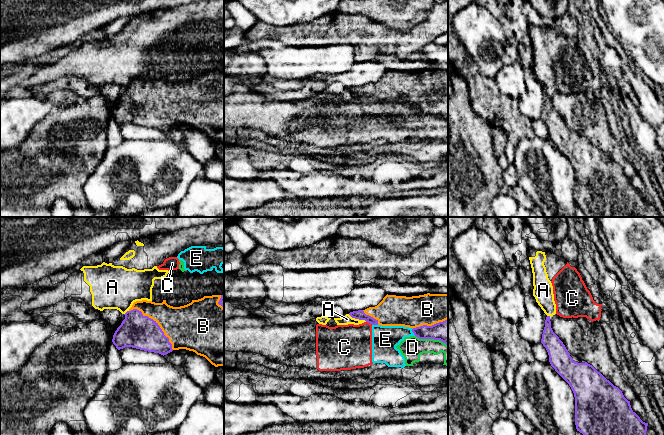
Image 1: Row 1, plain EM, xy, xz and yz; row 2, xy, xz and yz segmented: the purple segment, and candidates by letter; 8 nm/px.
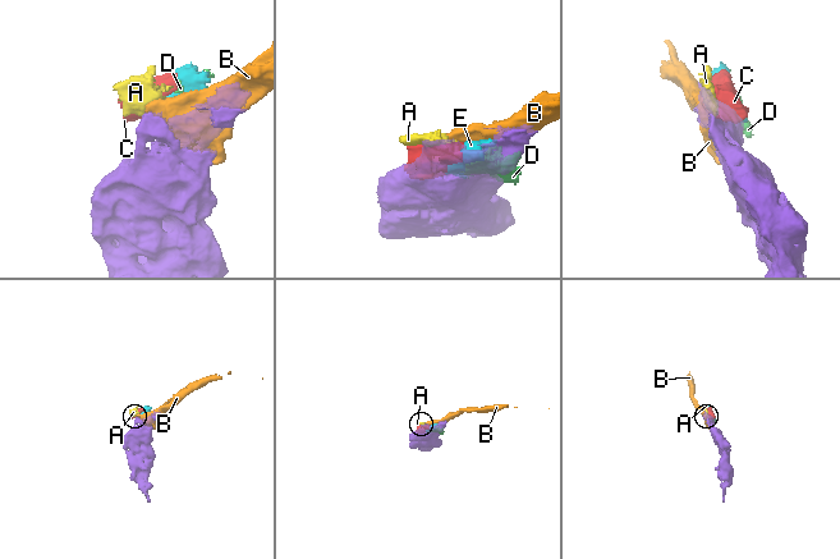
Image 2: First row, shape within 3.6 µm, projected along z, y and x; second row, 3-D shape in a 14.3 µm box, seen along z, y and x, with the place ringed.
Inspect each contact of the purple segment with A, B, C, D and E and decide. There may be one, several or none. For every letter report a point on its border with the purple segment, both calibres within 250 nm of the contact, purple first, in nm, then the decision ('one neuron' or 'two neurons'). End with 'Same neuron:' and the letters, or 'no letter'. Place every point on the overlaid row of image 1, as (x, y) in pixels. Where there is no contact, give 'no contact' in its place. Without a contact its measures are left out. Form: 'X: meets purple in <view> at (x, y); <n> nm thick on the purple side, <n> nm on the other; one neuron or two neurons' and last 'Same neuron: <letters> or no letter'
A: meets purple in xz at (357, 318); 70 nm thick on the purple side, 80 nm on the other; two neurons
B: meets purple in xy at (156, 323); 280 nm thick on the purple side, 340 nm on the other; one neuron
C: meets purple in xz at (369, 322); 70 nm thick on the purple side, 360 nm on the other; two neurons
D: meets purple in xz at (431, 338); 180 nm thick on the purple side, 180 nm on the other; two neurons
E: meets purple in xz at (412, 331); 160 nm thick on the purple side, 200 nm on the other; two neurons
Same neuron: B

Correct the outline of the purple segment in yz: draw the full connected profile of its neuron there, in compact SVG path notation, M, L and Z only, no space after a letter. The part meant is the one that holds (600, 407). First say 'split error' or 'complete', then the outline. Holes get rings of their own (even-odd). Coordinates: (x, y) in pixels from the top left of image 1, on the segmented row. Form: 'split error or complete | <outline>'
split error | M550 316L546 317L541 343L549 355L555 371L569 384L575 397L575 425L583 435L657 435L648 423L643 422L632 410L622 391L607 380L586 361L568 352L563 342L551 328Z

